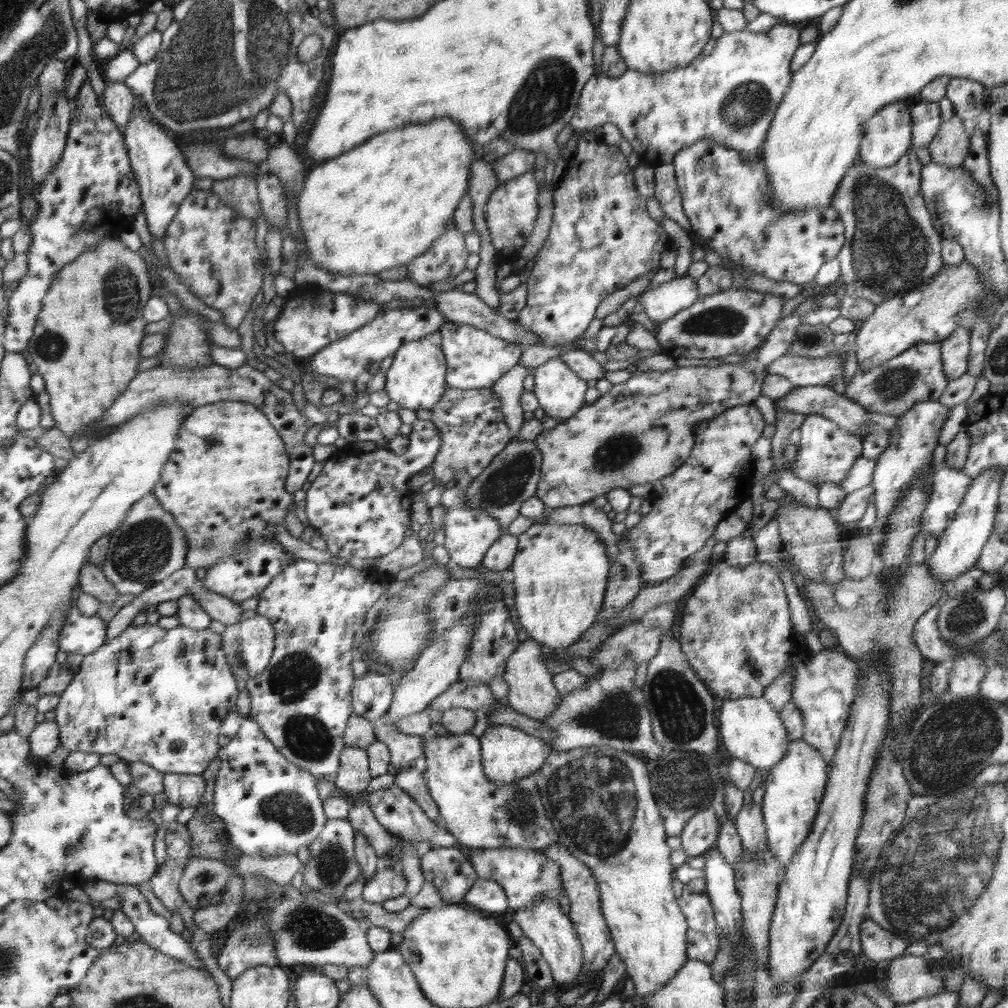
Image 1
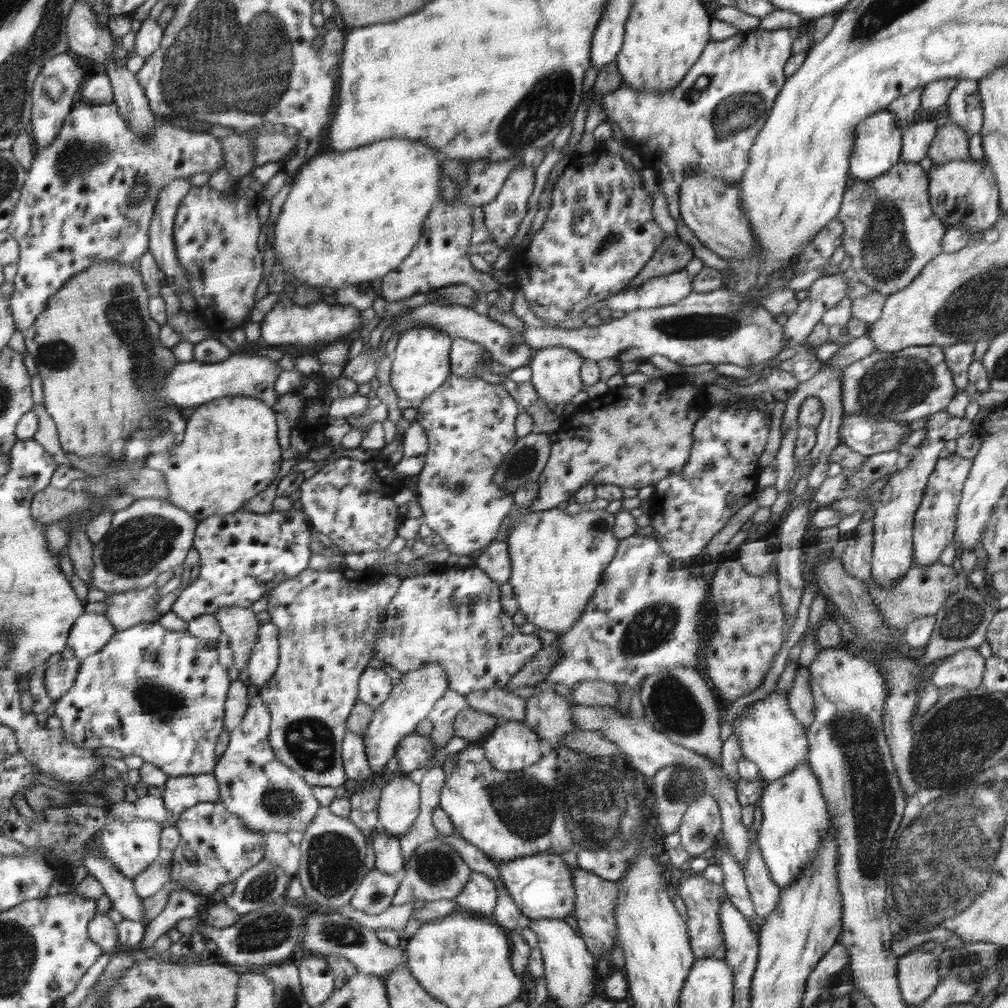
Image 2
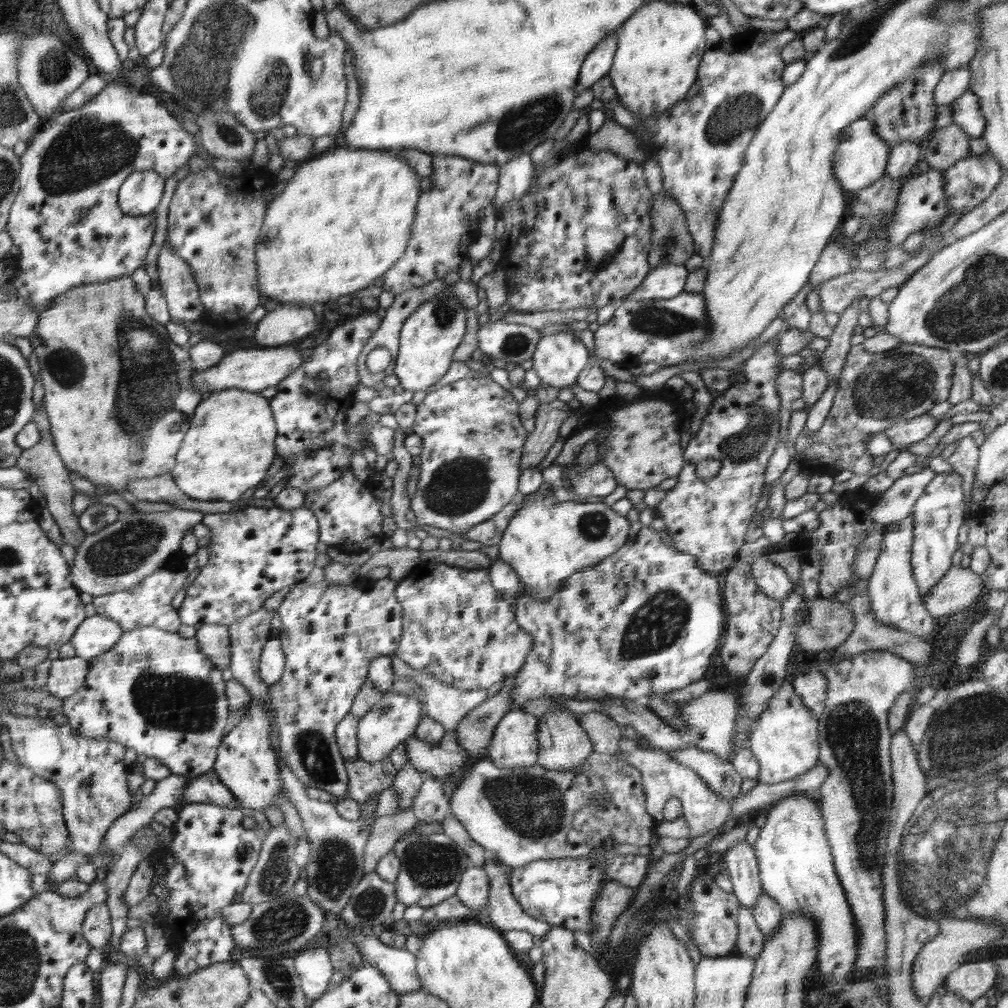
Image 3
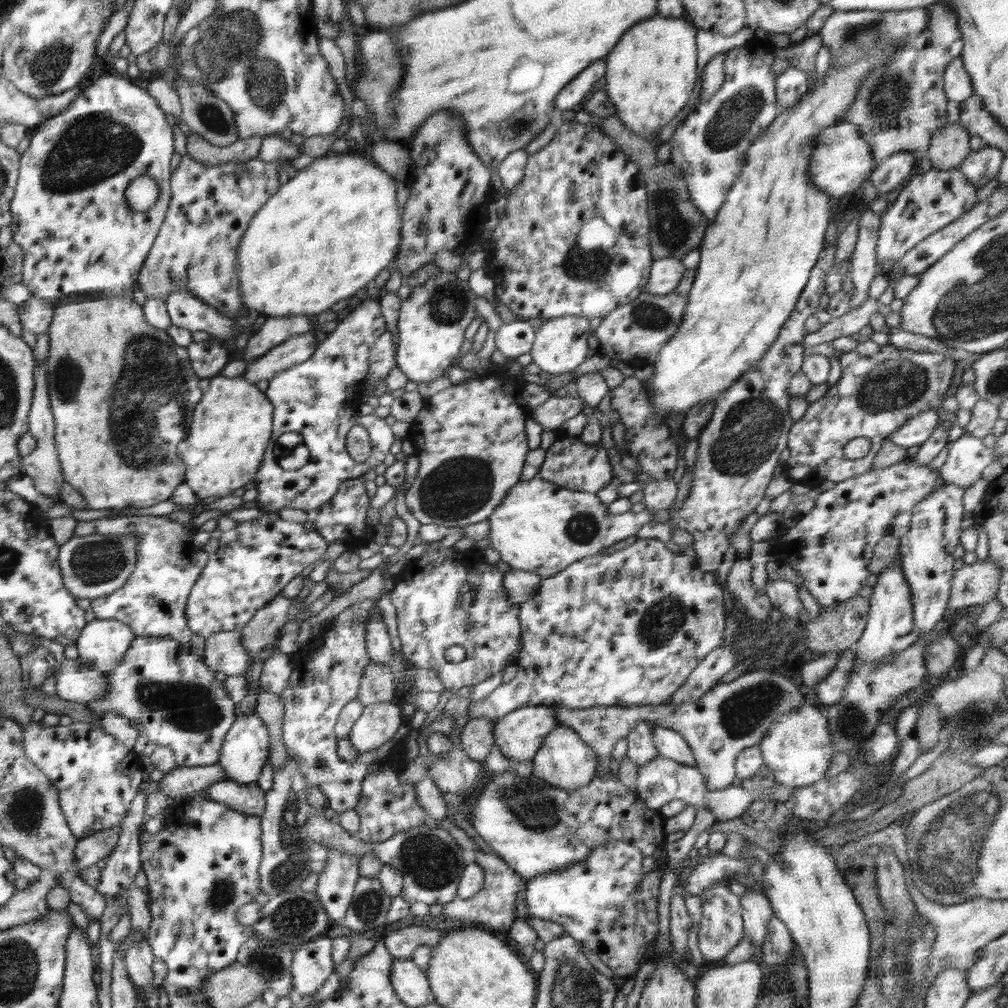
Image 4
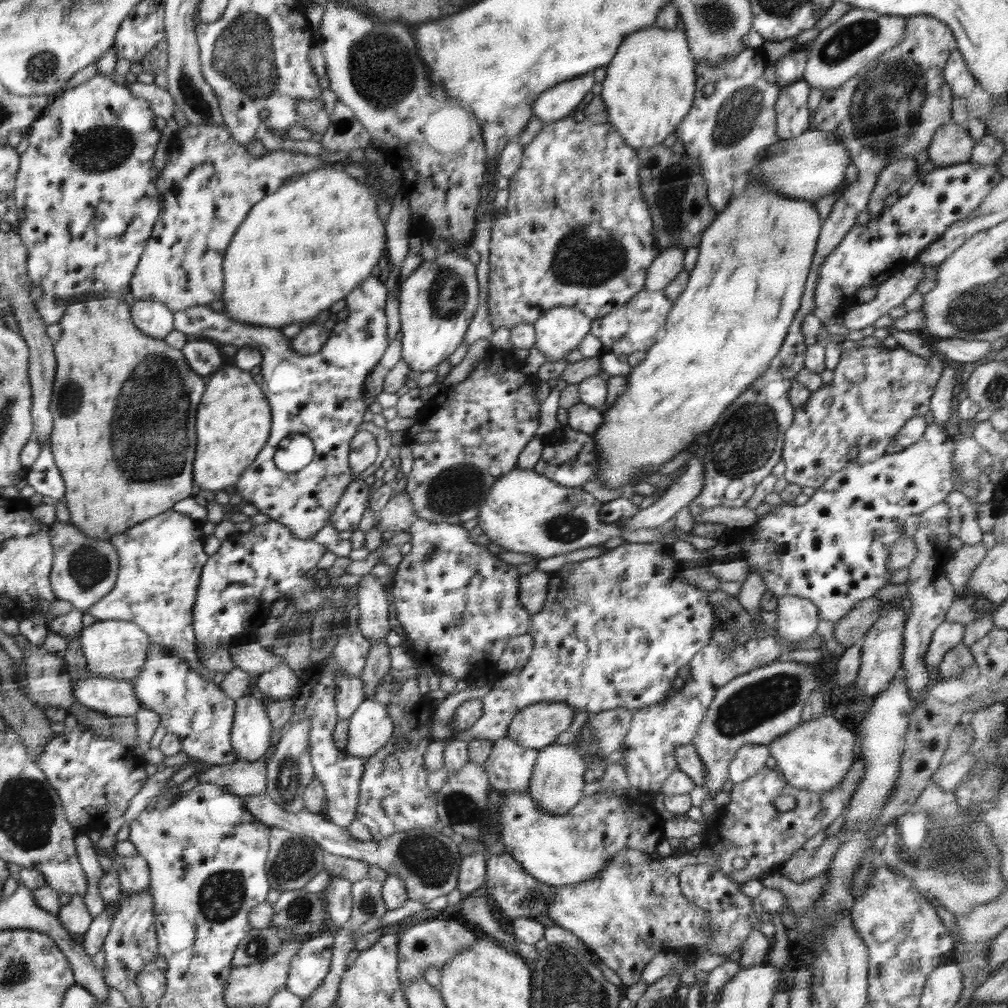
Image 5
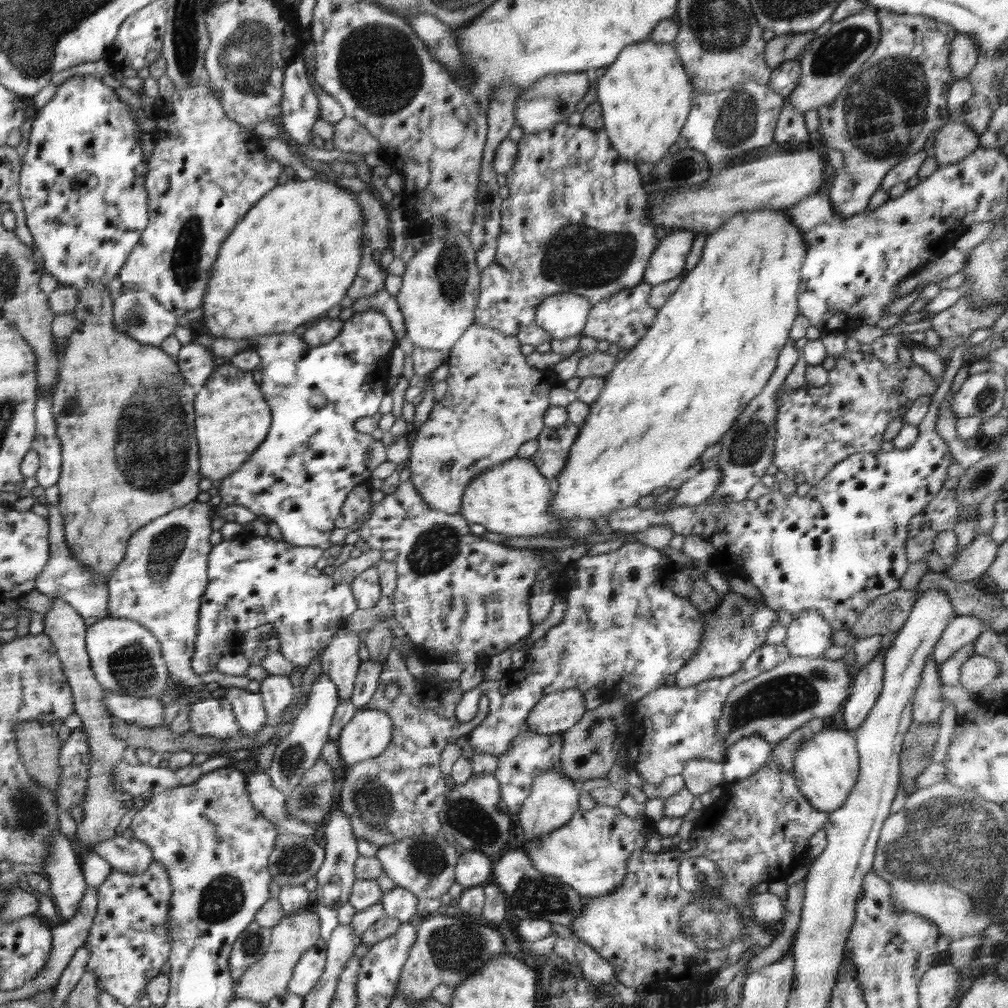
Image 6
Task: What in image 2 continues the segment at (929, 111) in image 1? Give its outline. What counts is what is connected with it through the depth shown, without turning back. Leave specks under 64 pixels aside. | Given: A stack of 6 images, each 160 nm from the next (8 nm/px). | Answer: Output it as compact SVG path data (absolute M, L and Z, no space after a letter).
M922 110L917 111L919 120L902 133L902 146L899 160L906 163L920 163L926 158L927 150L939 129L938 123L924 116Z

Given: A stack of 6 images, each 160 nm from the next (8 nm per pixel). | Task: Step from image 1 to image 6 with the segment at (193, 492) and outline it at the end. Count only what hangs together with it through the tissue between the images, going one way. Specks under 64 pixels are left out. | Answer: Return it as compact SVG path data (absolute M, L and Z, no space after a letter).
M231 362L220 365L210 380L198 390L200 398L196 397L196 439L200 442L200 474L215 483L235 473L248 460L260 444L263 444L271 425L271 410L259 384L254 381L251 371L242 370Z

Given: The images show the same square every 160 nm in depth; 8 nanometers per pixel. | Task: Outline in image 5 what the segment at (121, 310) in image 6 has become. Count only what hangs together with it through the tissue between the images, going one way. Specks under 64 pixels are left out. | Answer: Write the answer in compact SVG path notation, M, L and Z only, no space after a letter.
M136 300L132 304L131 318L140 330L154 338L164 338L173 327L173 311L158 300Z

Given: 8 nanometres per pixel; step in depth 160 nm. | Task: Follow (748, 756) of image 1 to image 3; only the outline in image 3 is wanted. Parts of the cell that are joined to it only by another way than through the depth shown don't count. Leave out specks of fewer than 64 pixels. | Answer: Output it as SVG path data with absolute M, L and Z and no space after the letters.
M784 680L780 689L768 701L767 709L757 718L751 730L748 744L759 762L759 776L757 778L759 783L776 784L800 777L801 774L819 762L818 719L802 703L802 699L798 698L798 694L794 692L792 684Z

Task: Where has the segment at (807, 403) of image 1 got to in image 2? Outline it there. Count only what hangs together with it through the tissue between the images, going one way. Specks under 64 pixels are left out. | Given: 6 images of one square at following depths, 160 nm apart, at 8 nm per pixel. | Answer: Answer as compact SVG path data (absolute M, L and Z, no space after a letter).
M843 414L841 443L864 456L901 450L902 439L912 429L905 423L876 420L862 414Z

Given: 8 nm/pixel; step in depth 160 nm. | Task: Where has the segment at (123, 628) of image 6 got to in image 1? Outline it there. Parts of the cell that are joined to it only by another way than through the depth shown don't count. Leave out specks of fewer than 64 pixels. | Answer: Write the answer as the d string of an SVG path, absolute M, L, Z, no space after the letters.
M70 609L64 622L59 650L65 653L88 655L106 644L108 624L98 615L88 616Z

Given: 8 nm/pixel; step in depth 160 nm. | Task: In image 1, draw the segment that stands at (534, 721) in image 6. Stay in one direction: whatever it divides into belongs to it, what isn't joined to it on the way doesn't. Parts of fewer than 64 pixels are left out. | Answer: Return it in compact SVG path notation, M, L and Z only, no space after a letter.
M512 726L488 727L479 739L482 743L483 770L496 786L510 786L522 778L528 778L529 774L534 775L552 753L543 739Z

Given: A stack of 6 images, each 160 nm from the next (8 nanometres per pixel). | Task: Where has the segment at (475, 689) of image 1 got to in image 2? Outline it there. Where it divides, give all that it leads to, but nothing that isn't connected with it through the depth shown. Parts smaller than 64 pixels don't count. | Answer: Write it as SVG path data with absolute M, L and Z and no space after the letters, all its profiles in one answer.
M506 689L477 691L464 696L468 708L486 712L499 721L523 721L526 713L526 698L511 695Z

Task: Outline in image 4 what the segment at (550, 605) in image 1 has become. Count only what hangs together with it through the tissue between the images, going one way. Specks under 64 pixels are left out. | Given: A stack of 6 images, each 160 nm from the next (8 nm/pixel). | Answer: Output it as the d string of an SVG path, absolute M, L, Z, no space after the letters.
M540 476L531 478L530 480L524 481L522 478L519 480L518 484L510 490L510 493L507 494L506 498L503 500L502 504L496 508L495 512L487 518L487 521L490 525L489 539L491 540L490 546L497 550L500 553L501 560L507 562L512 570L520 569L528 572L535 572L538 576L541 576L542 579L548 577L554 577L555 574L562 572L564 569L568 568L573 562L579 561L580 559L594 556L595 554L602 553L604 548L608 548L620 540L624 540L632 534L636 534L645 524L648 524L653 520L653 515L658 509L644 509L641 512L632 512L626 511L620 514L610 514L607 512L607 504L604 504L597 495L587 492L580 492L577 490L568 490L563 487L559 487L546 479L543 479Z

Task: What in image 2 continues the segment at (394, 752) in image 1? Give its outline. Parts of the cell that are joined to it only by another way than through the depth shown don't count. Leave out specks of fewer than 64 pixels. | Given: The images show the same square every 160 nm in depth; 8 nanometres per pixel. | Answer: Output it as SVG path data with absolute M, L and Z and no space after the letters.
M408 734L400 742L395 753L399 762L399 771L406 774L426 766L435 754L435 749L435 743L429 736Z

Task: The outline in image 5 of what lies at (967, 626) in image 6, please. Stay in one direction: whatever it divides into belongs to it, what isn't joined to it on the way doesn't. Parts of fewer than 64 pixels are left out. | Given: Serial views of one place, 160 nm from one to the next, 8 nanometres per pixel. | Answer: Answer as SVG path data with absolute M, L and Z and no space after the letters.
M944 621L940 624L933 632L926 657L924 657L926 668L937 668L946 653L962 643L964 631L965 625L963 623Z

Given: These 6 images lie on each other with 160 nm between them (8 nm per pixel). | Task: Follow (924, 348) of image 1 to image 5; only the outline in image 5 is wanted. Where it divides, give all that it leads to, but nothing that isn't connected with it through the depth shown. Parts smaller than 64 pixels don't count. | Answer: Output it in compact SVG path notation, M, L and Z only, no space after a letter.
M881 344L879 347L854 347L845 350L833 370L832 382L813 391L806 404L794 409L794 418L785 432L781 454L781 459L786 463L783 477L790 484L817 489L831 474L847 465L850 459L848 453L854 446L858 448L857 463L872 462L880 458L907 420L915 416L929 416L929 402L945 362L942 355L933 353L930 358L922 358L900 345L894 349Z

